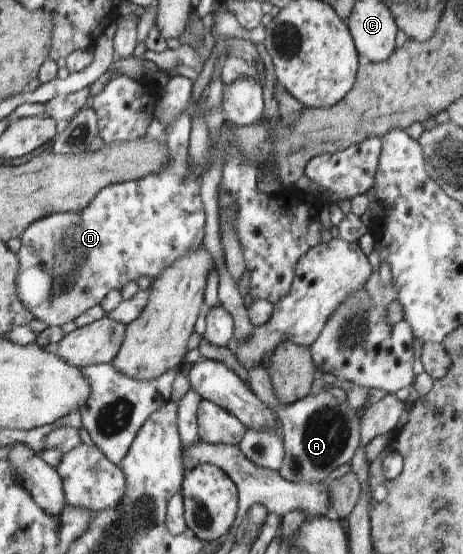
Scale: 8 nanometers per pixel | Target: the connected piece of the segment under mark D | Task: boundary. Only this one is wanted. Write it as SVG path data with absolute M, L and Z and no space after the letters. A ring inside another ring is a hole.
M190 111L182 112L173 122L167 125L163 140L169 149L169 161L159 174L151 173L139 180L122 182L121 184L110 184L102 188L97 193L96 199L92 201L88 208L83 209L81 212L77 212L76 214L74 212L58 212L52 216L46 216L41 220L35 221L33 224L30 224L28 229L25 229L25 233L20 236L21 247L17 252L17 256L21 258L21 269L18 272L18 297L21 297L22 303L25 304L26 309L30 310L34 318L44 321L48 326L61 326L66 322L74 321L84 311L88 311L90 307L102 303L108 293L120 290L128 281L137 281L139 277L149 277L150 280L153 280L180 256L185 256L190 250L202 247L205 225L204 207L200 199L198 173L194 174L189 168L190 159L187 155L191 132L191 116L192 112Z

